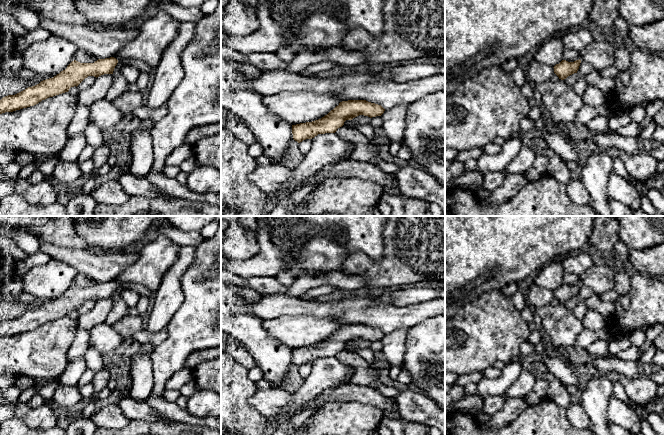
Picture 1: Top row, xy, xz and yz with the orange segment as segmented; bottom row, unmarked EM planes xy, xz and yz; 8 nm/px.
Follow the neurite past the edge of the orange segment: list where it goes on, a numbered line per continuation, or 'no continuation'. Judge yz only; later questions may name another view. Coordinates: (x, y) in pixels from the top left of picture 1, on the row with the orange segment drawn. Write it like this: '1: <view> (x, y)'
no continuation

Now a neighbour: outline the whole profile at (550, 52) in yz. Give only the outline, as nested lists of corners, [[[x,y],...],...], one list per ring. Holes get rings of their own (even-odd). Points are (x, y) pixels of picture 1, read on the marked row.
[[[560,36],[552,37],[543,42],[536,51],[534,59],[554,67],[563,60],[565,46]]]

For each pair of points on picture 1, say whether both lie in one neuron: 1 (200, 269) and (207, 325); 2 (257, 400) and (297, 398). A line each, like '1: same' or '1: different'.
1: same
2: different

